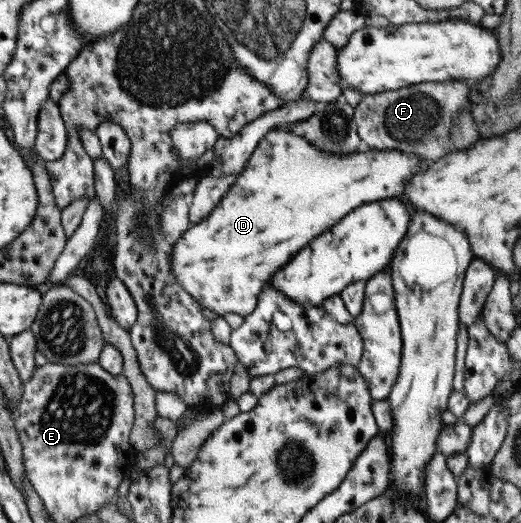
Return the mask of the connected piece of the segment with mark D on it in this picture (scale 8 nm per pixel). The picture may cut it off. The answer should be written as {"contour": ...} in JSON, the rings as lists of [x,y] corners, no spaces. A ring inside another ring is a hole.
{"contour":[[[278,129],[264,134],[250,158],[235,177],[234,183],[222,194],[209,215],[184,231],[172,242],[170,267],[182,289],[200,306],[216,315],[237,313],[244,317],[257,304],[258,294],[279,269],[286,265],[310,240],[330,230],[349,211],[359,205],[386,198],[401,198],[405,181],[428,166],[420,157],[402,151],[372,151],[361,147],[348,155],[324,153],[314,149],[305,139]]]}

